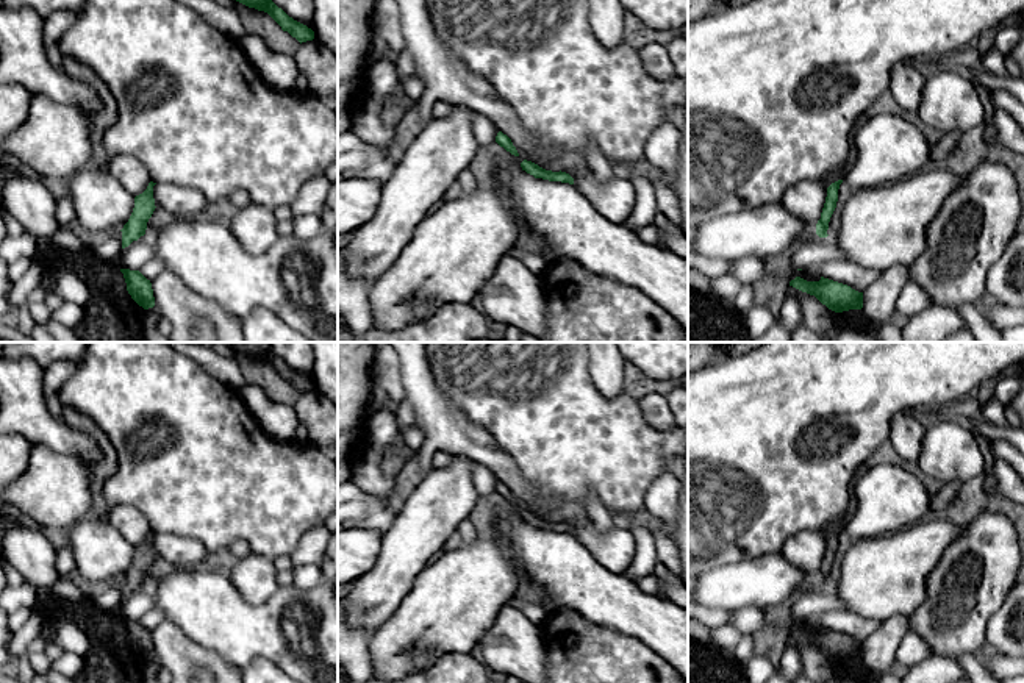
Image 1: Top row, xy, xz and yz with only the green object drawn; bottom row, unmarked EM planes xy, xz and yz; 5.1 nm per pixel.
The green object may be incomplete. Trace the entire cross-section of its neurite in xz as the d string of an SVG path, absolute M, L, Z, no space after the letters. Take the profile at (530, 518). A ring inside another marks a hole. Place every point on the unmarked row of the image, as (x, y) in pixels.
M527 510L521 513L521 517L522 520L533 525L535 528L574 535L574 528L569 524L561 522L561 520L560 522L546 520L539 517L538 514L527 511Z

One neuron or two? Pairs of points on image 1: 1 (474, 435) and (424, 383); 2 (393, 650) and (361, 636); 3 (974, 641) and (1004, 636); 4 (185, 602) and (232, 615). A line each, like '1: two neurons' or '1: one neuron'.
1: one neuron
2: two neurons
3: two neurons
4: one neuron

